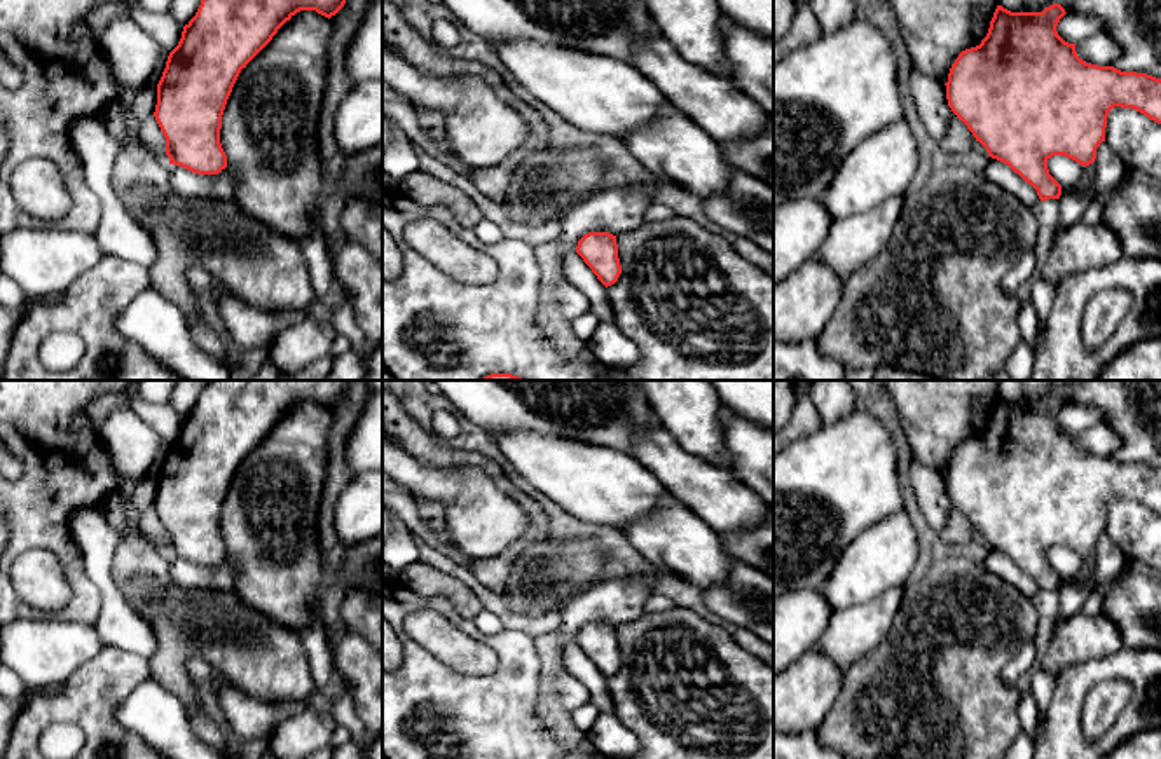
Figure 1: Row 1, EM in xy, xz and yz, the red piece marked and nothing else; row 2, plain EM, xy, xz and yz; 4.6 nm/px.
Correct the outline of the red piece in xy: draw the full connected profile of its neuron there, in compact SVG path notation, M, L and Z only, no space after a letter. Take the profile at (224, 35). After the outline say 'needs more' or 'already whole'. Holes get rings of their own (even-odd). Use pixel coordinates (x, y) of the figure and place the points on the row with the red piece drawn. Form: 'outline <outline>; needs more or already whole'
outline M201 0L196 16L183 26L157 84L154 117L166 138L171 164L171 190L185 199L225 201L236 194L236 174L227 168L220 143L222 115L243 68L272 40L278 30L300 10L335 16L346 0Z; needs more

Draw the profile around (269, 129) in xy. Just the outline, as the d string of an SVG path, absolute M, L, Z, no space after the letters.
M300 10L241 70L227 99L220 143L236 174L234 201L255 220L302 244L313 232L326 241L316 218L323 194L319 110L326 85L332 23L316 10Z

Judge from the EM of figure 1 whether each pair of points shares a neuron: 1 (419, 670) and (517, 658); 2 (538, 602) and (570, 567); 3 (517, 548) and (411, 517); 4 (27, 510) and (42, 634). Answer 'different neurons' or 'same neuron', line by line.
1: same neuron
2: same neuron
3: different neurons
4: different neurons

